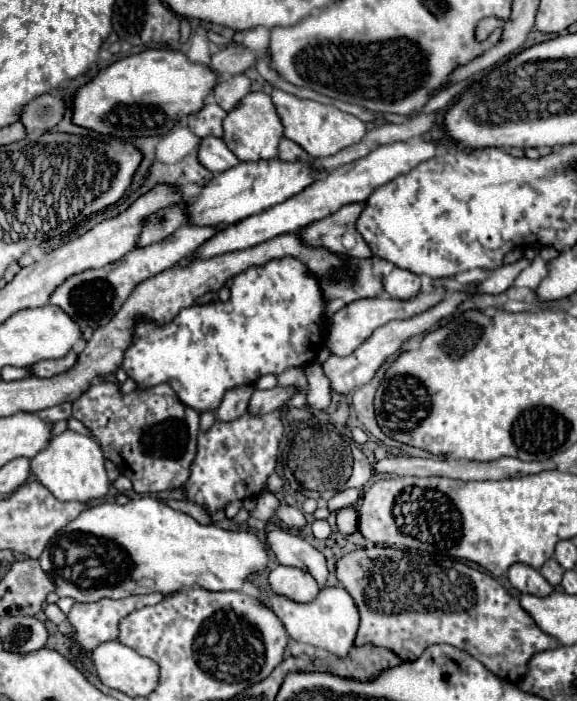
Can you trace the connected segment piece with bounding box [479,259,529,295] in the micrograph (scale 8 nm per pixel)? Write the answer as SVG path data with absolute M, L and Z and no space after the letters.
M521 259L517 263L511 263L511 265L503 265L499 269L493 271L491 277L487 277L481 285L479 285L479 291L481 293L491 293L491 295L497 295L497 293L503 293L507 287L513 285L515 277L519 275L519 271L523 267L527 267L529 261L527 259Z

